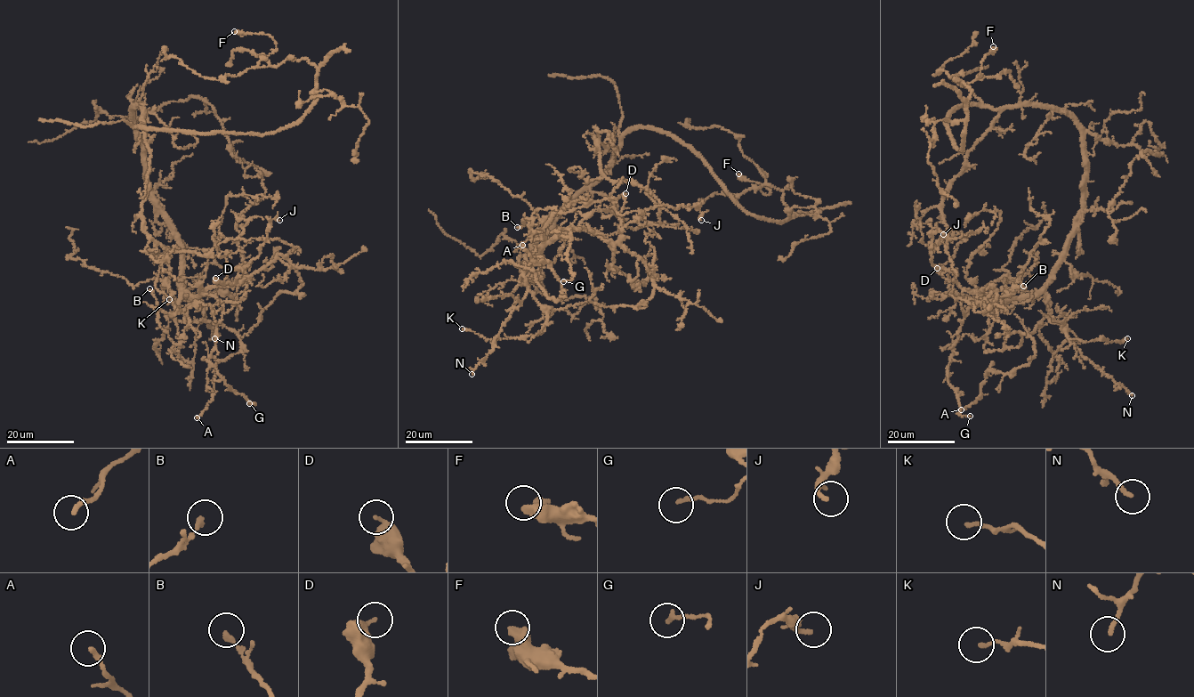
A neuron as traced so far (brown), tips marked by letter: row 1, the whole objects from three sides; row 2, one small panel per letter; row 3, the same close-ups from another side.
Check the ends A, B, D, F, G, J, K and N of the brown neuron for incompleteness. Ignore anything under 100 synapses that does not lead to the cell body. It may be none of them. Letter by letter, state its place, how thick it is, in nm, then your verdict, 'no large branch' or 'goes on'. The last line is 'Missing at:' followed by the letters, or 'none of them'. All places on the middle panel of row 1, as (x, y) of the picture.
A: (522, 245) | 200 nm | no large branch
B: (517, 227) | 200 nm | no large branch
D: (625, 193) | 360 nm | no large branch
F: (738, 174) | 440 nm | no large branch
G: (563, 281) | 180 nm | no large branch
J: (701, 220) | 220 nm | no large branch
K: (462, 328) | 150 nm | no large branch
N: (471, 374) | 170 nm | no large branch
Missing at: none of them

